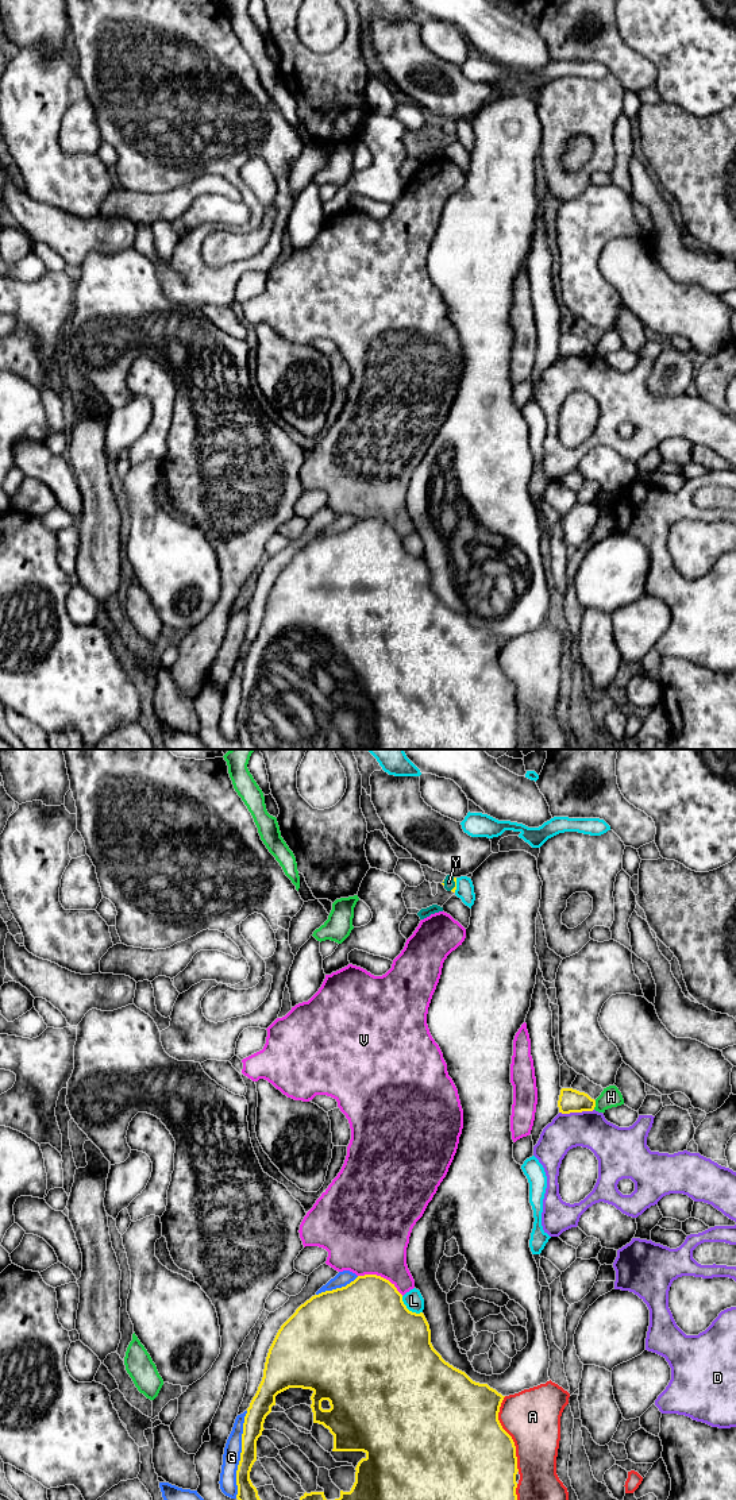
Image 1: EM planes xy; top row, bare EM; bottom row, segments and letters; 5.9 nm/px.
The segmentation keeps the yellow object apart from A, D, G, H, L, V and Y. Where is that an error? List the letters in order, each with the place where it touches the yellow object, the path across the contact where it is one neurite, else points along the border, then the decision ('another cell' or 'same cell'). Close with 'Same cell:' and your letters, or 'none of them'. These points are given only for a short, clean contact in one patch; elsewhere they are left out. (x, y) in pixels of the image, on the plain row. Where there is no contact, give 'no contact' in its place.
A: contact xy (508, 678); another cell
D: contact xy (575, 355); another cell
G: contact xy (241, 698); another cell
H: contact xy (594, 349); another cell
L: contact xy (408, 554); another cell
V: contact xy (380, 520); another cell
Y: contact xy (455, 128); way xy (454, 132), (455, 128), (449, 126); same cell
Same cell: Y

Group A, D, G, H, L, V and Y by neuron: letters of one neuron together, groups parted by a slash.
A / D / G / H / L / V / Y

